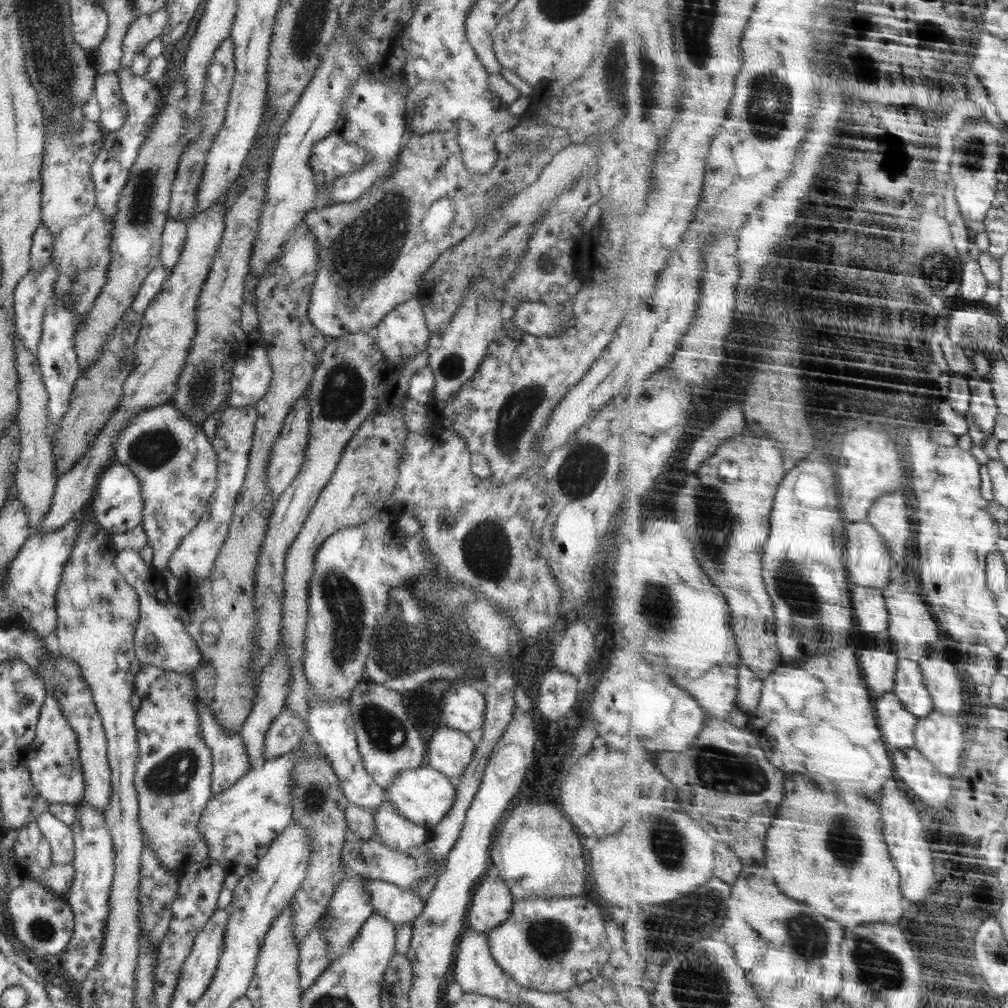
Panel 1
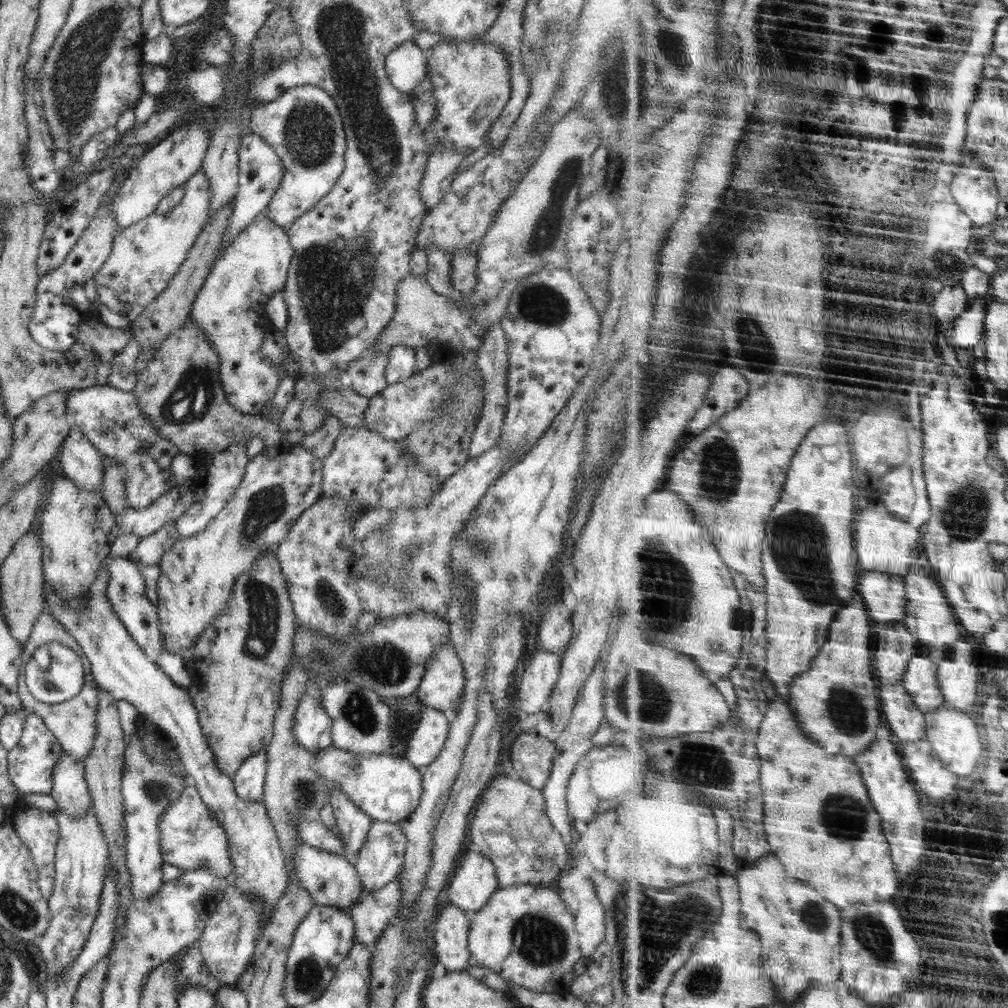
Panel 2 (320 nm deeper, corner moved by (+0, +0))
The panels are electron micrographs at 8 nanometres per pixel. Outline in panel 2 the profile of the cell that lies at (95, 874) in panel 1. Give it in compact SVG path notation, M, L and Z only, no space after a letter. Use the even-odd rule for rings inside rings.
M62 751L52 773L53 785L49 794L70 818L78 818L91 810L93 805L85 779L83 760L73 759Z

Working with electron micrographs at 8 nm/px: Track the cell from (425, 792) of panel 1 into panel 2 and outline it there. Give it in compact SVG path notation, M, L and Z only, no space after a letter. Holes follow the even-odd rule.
M334 746L315 751L313 768L325 778L326 788L341 788L373 821L394 822L407 819L422 796L422 777L408 759L386 754L356 754Z

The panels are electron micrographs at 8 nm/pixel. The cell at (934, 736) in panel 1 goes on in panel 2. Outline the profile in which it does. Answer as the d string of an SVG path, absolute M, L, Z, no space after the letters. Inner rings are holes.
M942 708L928 713L926 718L929 723L928 740L933 744L946 768L960 776L970 776L972 772L984 766L980 764L980 760L984 756L986 737L980 736L978 722L968 712L962 712L956 708Z

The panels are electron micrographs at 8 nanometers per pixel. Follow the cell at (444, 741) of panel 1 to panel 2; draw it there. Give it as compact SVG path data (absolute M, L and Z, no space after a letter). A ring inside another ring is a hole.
M422 707L422 716L408 742L405 758L414 766L428 766L439 754L450 730L448 718L440 710Z

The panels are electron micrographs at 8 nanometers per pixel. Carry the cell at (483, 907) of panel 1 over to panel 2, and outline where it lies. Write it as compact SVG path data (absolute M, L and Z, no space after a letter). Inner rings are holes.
M468 845L467 852L464 850L462 858L458 859L446 886L448 900L468 914L472 914L480 910L489 901L490 895L498 888L499 882L492 861L478 854L476 850L470 850Z

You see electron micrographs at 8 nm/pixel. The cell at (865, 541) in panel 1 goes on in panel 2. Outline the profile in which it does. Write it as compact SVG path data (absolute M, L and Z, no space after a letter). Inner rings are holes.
M882 500L876 506L861 511L856 522L855 537L858 539L859 561L865 571L888 573L906 578L920 561L925 530L912 526L908 519L894 515Z

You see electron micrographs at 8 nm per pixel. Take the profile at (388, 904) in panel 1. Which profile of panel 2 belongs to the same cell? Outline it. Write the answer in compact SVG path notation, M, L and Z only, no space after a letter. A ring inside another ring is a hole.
M306 843L301 845L294 852L293 868L297 872L295 878L310 893L315 904L342 909L356 905L358 898L363 896L364 890L353 865L353 860L338 856L338 854L330 854L326 850L313 848Z

